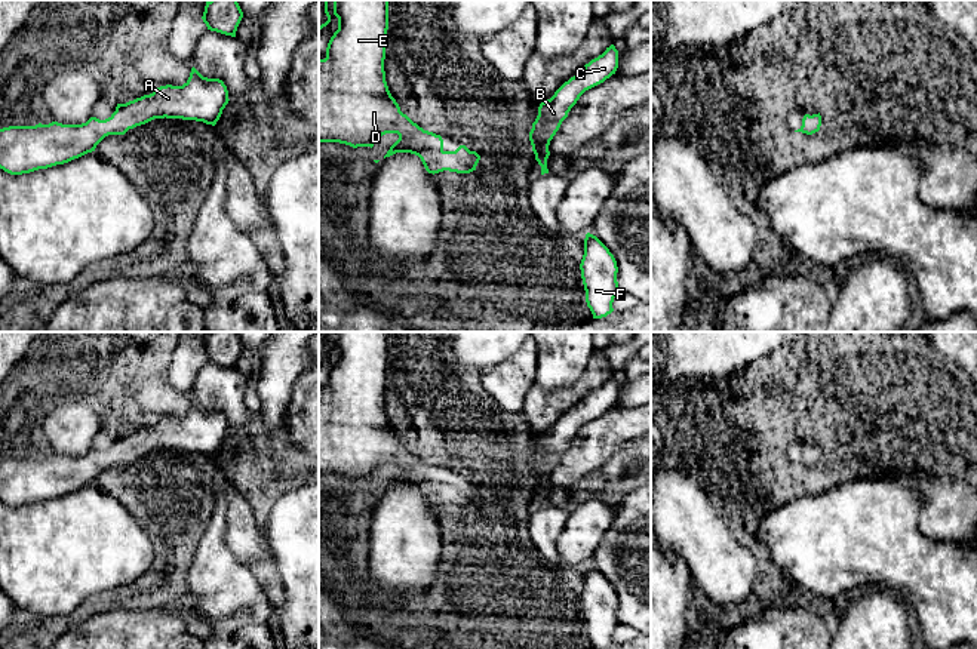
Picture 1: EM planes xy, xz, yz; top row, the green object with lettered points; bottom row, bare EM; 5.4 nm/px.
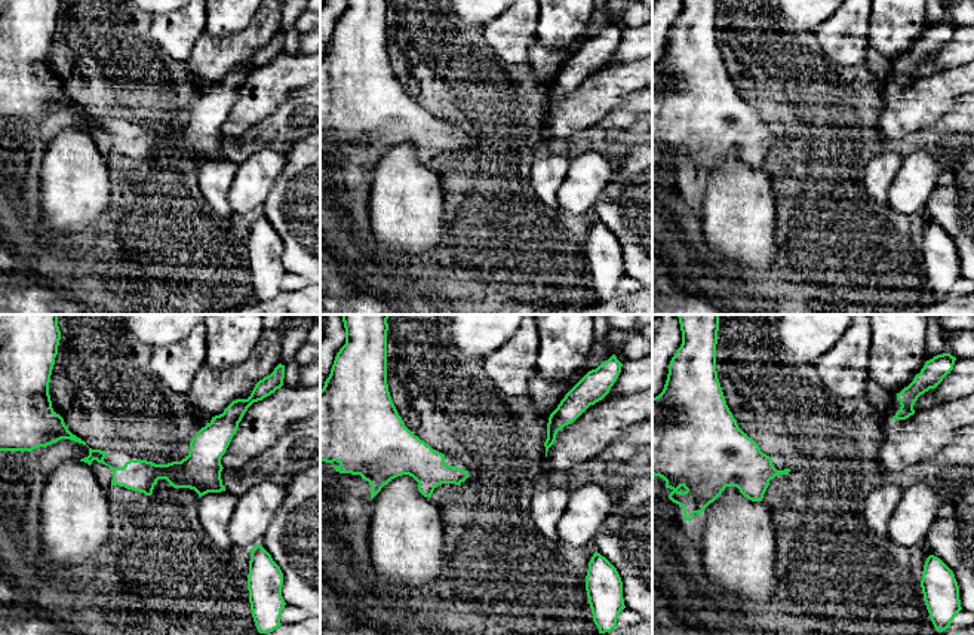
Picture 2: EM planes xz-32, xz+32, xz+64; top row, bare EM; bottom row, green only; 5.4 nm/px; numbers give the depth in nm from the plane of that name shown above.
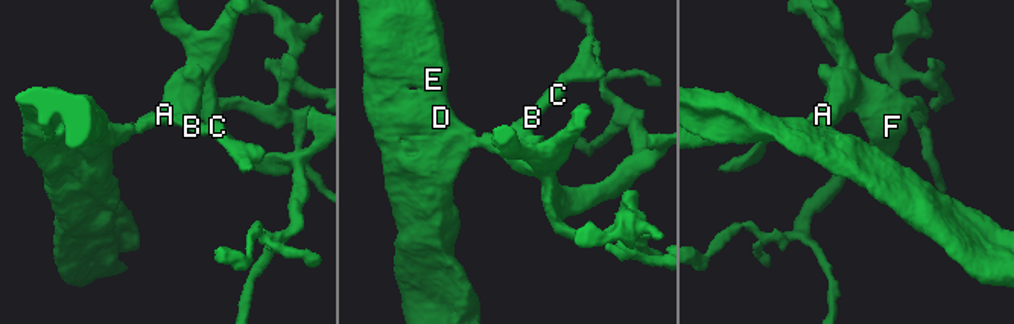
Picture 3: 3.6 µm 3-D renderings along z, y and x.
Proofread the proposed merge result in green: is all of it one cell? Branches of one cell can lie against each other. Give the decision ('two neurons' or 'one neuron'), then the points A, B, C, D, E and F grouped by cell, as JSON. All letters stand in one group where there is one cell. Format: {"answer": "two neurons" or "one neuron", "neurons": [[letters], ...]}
{"answer": "one neuron", "neurons": [["A", "B", "C", "D", "E", "F"]]}

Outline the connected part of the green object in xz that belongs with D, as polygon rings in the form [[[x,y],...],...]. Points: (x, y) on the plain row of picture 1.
[[[334,332],[334,347],[338,350],[338,362],[328,375],[326,390],[319,391],[319,474],[372,480],[382,467],[397,465],[399,471],[384,490],[396,485],[411,485],[418,487],[425,502],[433,507],[443,502],[476,502],[480,492],[476,483],[466,477],[445,483],[442,468],[414,455],[391,428],[384,403],[388,332]]]

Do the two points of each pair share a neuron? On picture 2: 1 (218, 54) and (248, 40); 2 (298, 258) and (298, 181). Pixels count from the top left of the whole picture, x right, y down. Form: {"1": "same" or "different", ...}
{"1": "same", "2": "same"}

